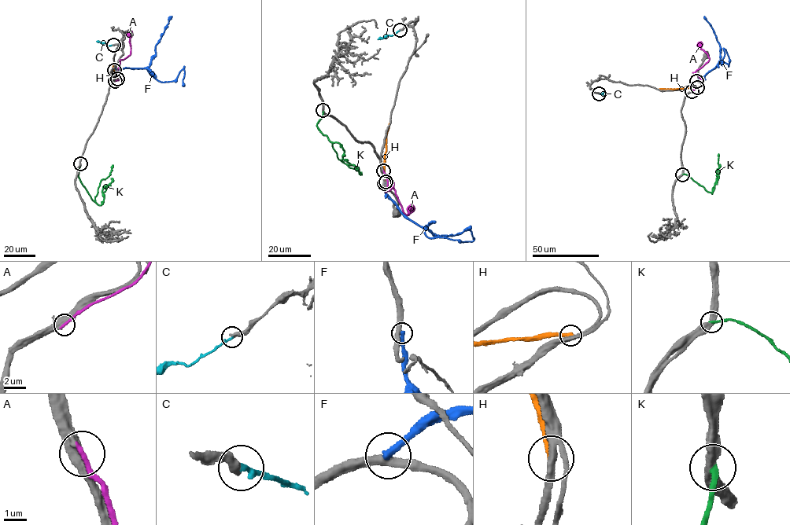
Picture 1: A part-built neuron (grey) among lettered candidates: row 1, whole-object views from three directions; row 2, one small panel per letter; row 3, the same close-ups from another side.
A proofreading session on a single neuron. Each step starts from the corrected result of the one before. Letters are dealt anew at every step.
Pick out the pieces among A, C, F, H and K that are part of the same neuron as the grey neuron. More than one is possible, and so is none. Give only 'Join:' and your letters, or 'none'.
Join: C

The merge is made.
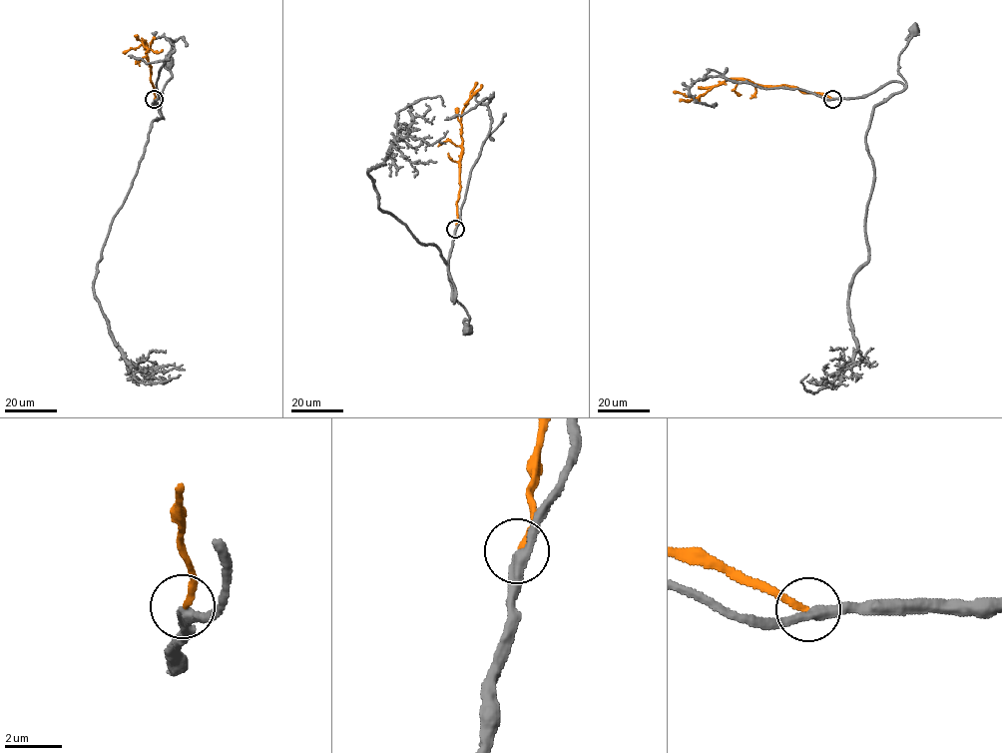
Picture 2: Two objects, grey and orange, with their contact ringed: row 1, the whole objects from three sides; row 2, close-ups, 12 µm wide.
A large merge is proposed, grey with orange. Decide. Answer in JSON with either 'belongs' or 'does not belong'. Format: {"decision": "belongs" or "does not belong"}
{"decision": "belongs"}

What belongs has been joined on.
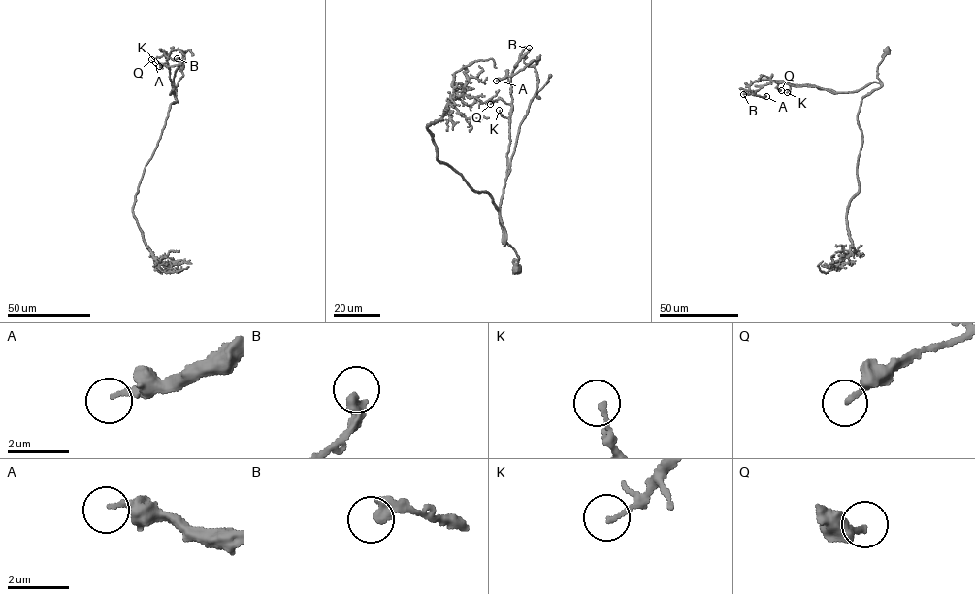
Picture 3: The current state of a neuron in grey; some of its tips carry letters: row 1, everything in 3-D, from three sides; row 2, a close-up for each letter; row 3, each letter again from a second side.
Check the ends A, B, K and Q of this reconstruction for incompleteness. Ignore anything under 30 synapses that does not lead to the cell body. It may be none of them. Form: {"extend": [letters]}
{"extend": []}

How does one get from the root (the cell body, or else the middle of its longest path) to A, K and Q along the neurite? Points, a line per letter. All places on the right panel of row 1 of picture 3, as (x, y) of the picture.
A: (887, 50), (877, 68), (880, 87), (872, 82), (834, 93), (763, 79), (749, 86), (755, 95), (766, 96)
K: (887, 50), (877, 68), (880, 87), (872, 82), (855, 91), (837, 92), (808, 84), (791, 84), (787, 92)
Q: (887, 50), (877, 68), (880, 87), (872, 82), (855, 91), (837, 92), (779, 81), (776, 87), (781, 90)

